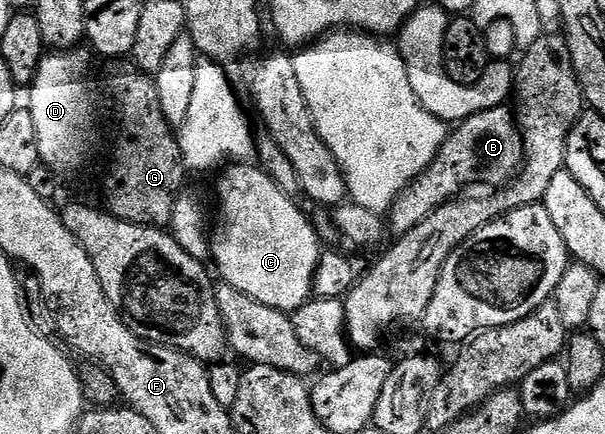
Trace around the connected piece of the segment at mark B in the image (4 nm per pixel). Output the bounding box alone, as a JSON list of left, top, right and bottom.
[389,105,523,236]

